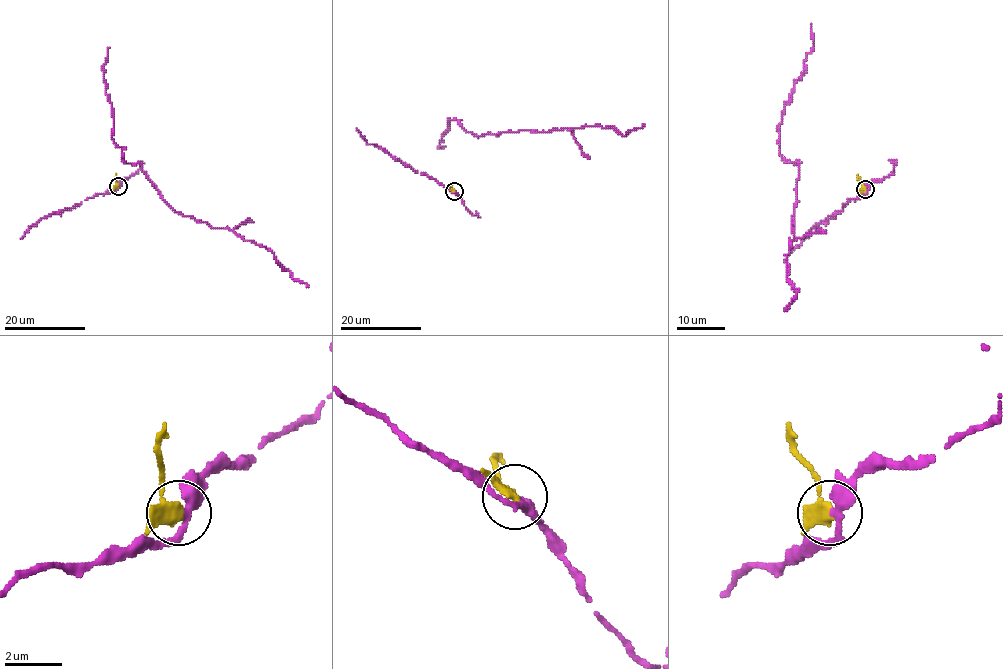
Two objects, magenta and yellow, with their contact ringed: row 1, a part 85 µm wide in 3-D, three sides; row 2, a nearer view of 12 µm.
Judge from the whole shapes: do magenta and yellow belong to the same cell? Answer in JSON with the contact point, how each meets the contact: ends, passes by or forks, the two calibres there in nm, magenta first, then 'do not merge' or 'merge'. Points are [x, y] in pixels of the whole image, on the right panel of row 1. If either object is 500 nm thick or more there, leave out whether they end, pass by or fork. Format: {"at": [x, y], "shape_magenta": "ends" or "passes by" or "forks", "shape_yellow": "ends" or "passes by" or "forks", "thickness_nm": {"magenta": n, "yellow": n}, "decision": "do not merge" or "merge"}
{"at": [865, 189], "shape_magenta": "passes by", "shape_yellow": "passes by", "thickness_nm": {"magenta": 320, "yellow": 320}, "decision": "do not merge"}

